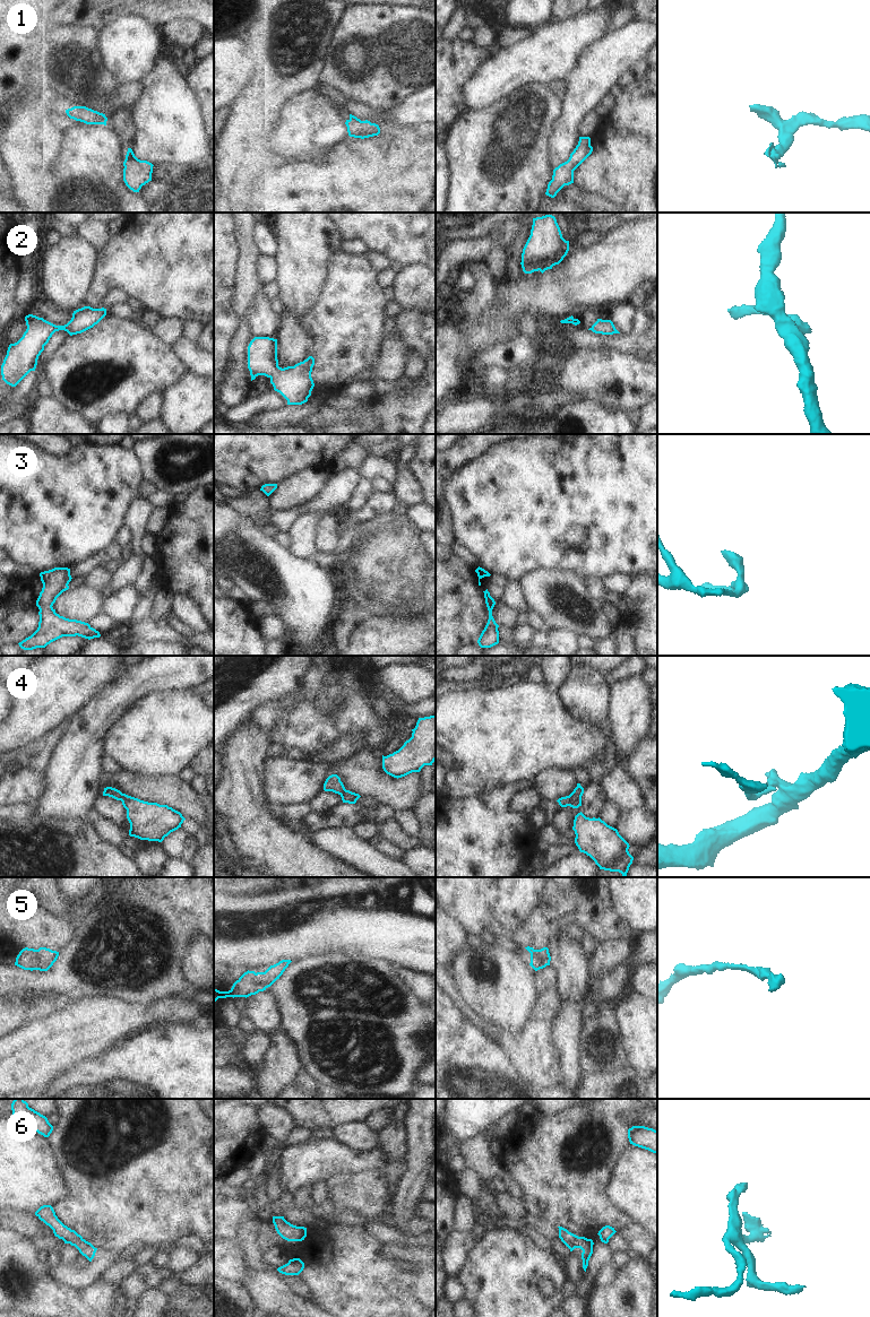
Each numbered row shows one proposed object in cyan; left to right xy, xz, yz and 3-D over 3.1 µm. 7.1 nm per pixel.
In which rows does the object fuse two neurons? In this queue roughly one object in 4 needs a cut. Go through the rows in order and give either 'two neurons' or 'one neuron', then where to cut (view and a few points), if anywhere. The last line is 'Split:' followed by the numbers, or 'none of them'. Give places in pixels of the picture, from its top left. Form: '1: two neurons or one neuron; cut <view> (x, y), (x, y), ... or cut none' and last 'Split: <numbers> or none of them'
1: one neuron; cut none
2: one neuron; cut none
3: one neuron; cut none
4: two neurons; cut yz (570, 795), (568, 805)
5: one neuron; cut none
6: one neuron; cut none
Split: 4

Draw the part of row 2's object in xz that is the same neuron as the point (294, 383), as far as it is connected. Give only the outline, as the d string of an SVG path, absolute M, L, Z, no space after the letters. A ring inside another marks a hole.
M255 337L248 346L248 369L251 381L258 375L270 379L274 390L279 392L287 405L302 405L308 401L315 387L311 378L315 358L309 356L294 366L279 367L277 339Z

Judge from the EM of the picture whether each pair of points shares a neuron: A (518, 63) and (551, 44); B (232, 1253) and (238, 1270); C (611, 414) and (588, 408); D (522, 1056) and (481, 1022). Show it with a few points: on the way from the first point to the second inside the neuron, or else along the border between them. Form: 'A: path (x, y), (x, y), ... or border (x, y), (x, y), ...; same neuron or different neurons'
A: path (526, 62), (536, 59), (543, 52); same neuron
B: path (232, 1257), (233, 1265); same neuron
C: path (605, 414), (594, 414); same neuron
D: path (511, 1046), (491, 1030); same neuron

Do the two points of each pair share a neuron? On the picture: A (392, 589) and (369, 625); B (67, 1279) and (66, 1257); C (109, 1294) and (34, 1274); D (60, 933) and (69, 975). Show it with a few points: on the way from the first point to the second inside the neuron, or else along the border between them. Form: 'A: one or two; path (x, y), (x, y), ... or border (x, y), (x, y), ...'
A: two; border (361, 609), (377, 615), (402, 618)
B: two; border (61, 1263), (71, 1265)
C: one; path (91, 1297), (57, 1297), (52, 1292)
D: two; border (74, 924), (75, 936), (58, 951)

